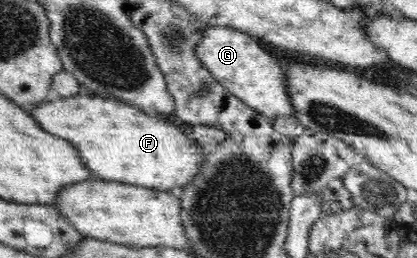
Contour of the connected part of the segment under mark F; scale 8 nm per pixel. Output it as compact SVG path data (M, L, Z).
M94 94L74 95L39 102L30 114L47 133L66 139L78 151L92 175L107 181L168 191L195 179L206 156L194 139L182 133L166 117L147 115L115 99Z

